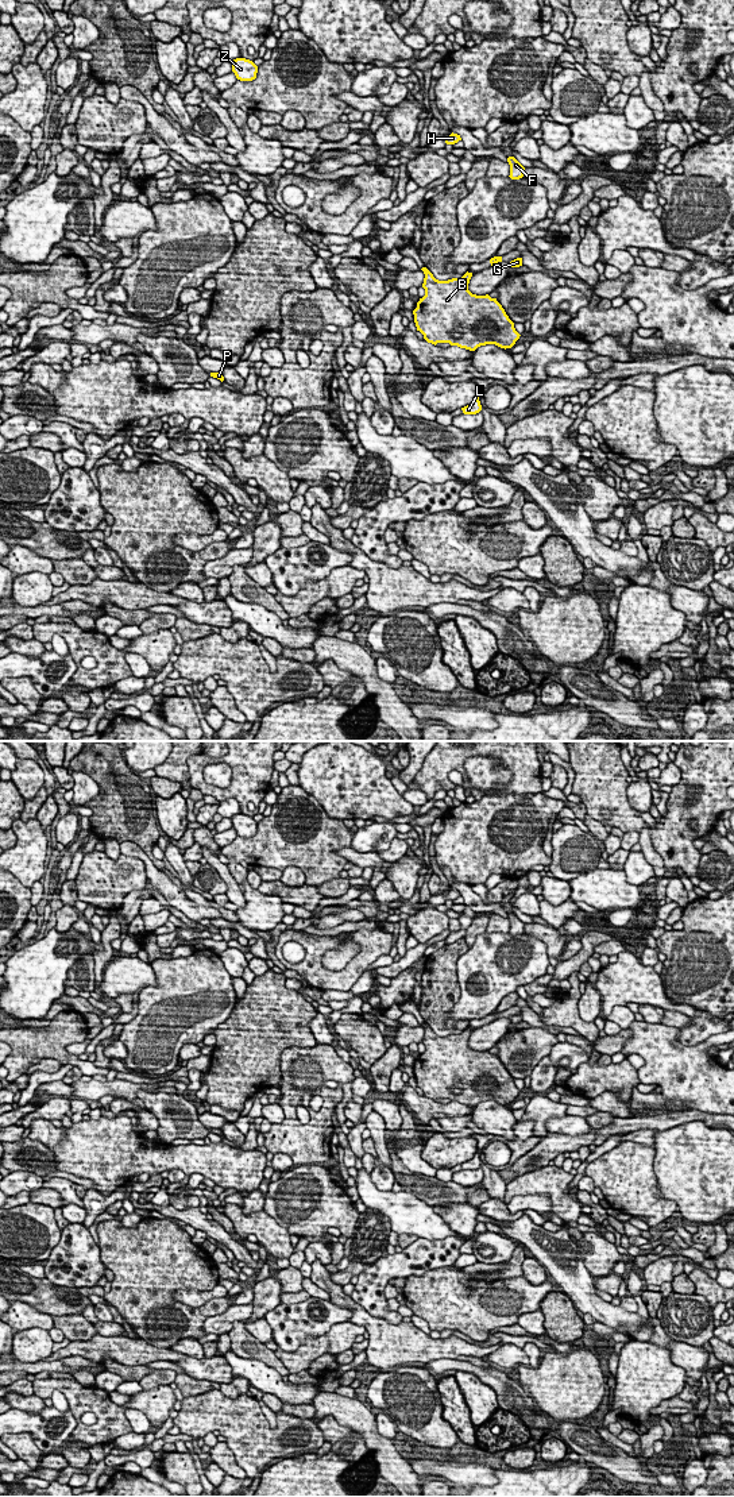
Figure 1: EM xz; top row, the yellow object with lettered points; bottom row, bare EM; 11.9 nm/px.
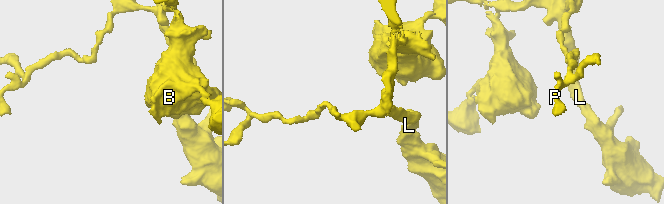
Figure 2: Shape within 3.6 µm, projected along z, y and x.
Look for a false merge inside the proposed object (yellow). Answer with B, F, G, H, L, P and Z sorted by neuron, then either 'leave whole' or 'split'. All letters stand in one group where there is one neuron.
groups B L P Z / F G H; split

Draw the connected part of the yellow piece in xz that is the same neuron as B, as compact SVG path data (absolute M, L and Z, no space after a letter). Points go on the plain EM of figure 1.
M426 1023L421 1026L425 1030L425 1052L417 1058L413 1070L417 1087L428 1099L449 1099L470 1107L486 1100L506 1106L519 1095L514 1079L497 1054L468 1046L472 1029L439 1037Z

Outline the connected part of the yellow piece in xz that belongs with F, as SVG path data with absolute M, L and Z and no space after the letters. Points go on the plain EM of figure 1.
M509 913L507 918L510 921L510 931L509 933L511 935L519 935L525 931L524 930L525 923L514 913Z

